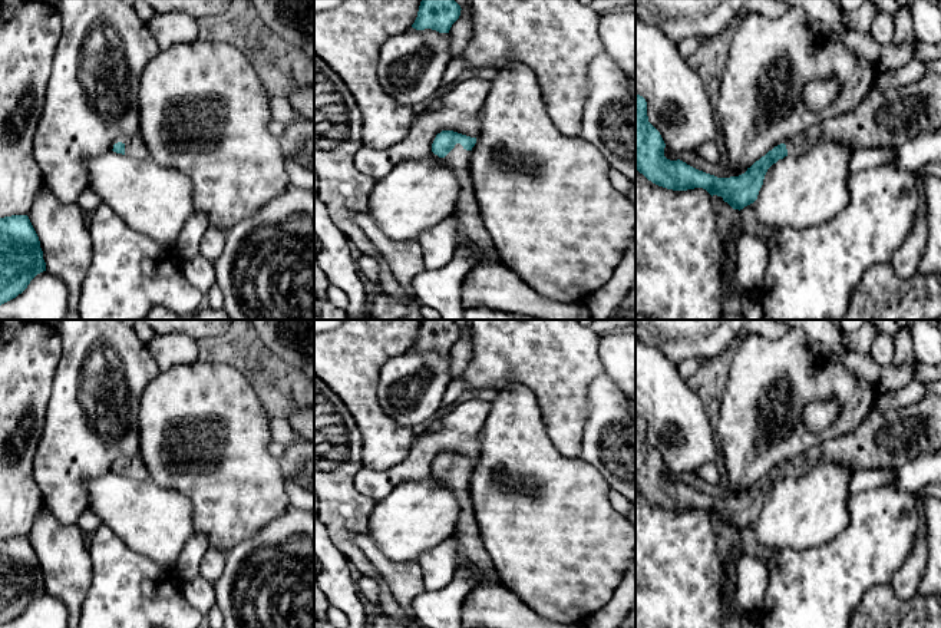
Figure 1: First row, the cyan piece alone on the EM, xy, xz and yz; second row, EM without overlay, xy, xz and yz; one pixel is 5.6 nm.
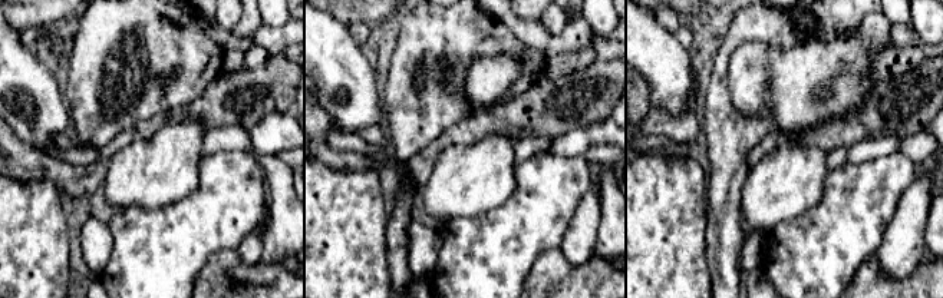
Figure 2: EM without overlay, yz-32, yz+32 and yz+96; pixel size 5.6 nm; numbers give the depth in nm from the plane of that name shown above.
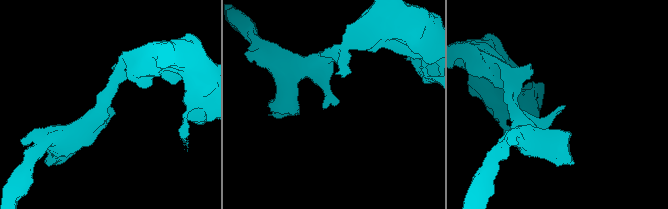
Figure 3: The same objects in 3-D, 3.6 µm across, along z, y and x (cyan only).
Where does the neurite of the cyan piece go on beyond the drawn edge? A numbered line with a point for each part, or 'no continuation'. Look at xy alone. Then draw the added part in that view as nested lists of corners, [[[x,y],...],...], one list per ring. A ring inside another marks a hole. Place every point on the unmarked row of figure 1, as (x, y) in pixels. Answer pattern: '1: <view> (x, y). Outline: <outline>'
1: xy (135, 468). Outline: [[[139,455],[133,456],[133,457],[116,459],[112,463],[110,470],[113,470],[113,466],[118,463],[122,463],[125,466],[125,476],[132,477],[139,482],[149,479],[149,472],[148,472],[148,469]]]

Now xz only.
1: xz (471, 554). Outline: [[[460,465],[440,480],[449,487],[458,499],[460,515],[453,538],[458,541],[458,563],[456,571],[469,568],[479,576],[478,585],[486,584],[493,575],[493,562],[483,548],[479,526],[475,518],[473,505],[469,493],[470,472],[466,472]]]

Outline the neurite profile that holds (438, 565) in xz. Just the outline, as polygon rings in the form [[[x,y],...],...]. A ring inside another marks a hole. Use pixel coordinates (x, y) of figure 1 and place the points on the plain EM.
[[[452,536],[423,552],[417,562],[422,568],[425,591],[438,592],[446,588],[456,574],[458,541]]]

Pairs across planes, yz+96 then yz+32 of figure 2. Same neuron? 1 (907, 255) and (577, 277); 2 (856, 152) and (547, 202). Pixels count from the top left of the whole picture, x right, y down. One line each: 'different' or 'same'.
1: different
2: different

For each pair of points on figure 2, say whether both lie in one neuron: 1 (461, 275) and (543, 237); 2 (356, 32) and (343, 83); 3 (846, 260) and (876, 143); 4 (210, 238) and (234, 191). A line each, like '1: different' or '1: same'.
1: same
2: different
3: different
4: same

